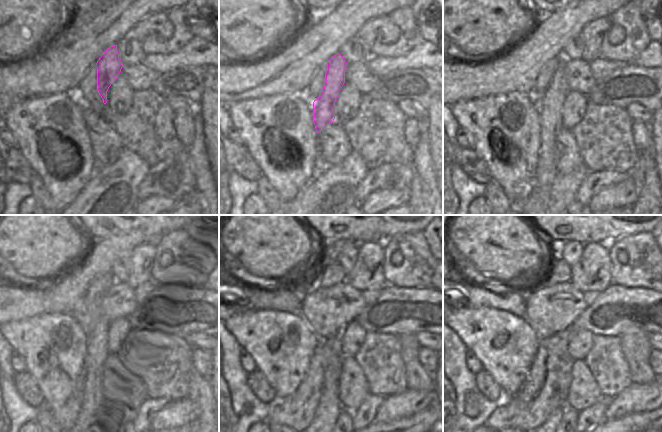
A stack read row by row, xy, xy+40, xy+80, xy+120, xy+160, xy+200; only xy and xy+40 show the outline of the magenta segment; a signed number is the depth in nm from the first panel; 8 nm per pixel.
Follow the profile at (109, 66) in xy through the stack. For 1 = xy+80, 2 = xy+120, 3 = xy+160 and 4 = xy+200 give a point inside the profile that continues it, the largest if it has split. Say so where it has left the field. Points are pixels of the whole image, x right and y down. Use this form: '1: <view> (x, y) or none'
1: xy+80 (550, 105)
2: xy+120 (100, 355)
3: xy+160 (329, 408)
4: xy+200 (555, 418)

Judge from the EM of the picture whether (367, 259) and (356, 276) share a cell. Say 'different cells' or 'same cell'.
same cell

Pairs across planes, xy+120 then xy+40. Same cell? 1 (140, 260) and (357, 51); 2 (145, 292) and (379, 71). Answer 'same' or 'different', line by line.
1: different
2: same

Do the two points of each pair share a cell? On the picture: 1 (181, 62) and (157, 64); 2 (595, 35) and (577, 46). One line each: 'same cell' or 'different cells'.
1: same cell
2: different cells

